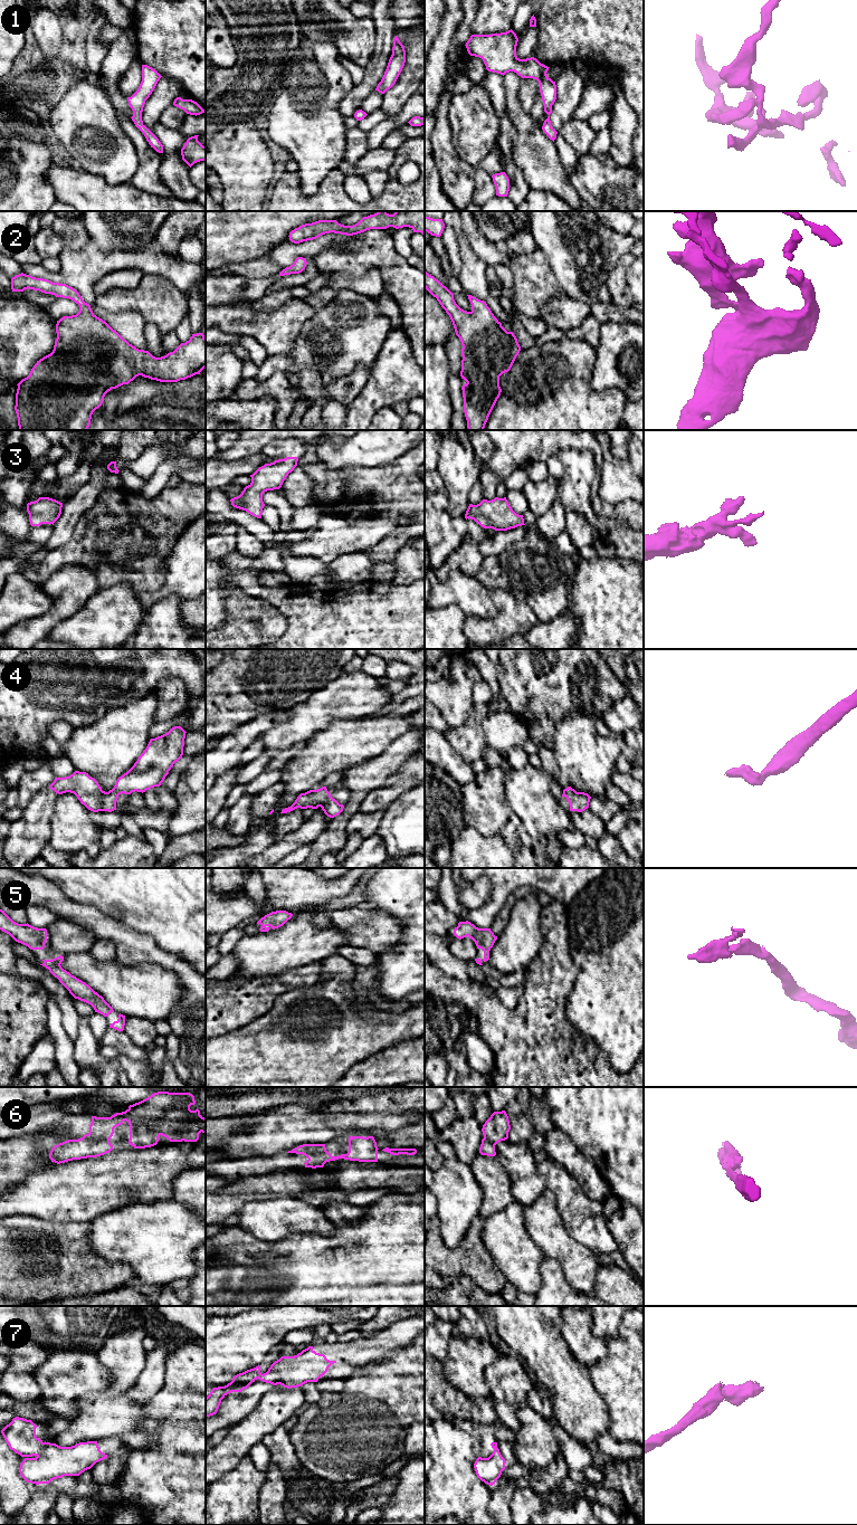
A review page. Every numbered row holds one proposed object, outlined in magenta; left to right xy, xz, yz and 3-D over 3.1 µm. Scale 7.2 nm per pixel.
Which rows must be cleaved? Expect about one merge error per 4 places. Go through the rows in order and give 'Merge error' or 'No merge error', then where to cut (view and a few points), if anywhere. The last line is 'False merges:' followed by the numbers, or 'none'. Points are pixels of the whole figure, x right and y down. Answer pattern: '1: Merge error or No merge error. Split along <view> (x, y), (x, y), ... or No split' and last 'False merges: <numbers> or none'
1: No merge error. No split
2: No merge error. No split
3: No merge error. No split
4: No merge error. No split
5: No merge error. No split
6: No merge error. No split
7: Merge error. Split along xy (50, 1444), (37, 1456)
False merges: 7

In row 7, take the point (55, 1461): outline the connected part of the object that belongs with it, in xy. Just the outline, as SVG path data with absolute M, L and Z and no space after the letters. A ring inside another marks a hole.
M97 1441L79 1442L72 1447L50 1443L36 1458L25 1458L19 1472L27 1483L49 1484L64 1476L79 1476L106 1458Z

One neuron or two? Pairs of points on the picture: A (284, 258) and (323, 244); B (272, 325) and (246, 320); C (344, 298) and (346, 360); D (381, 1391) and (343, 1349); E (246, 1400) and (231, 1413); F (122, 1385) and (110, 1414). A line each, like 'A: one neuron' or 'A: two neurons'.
A: one neuron
B: one neuron
C: one neuron
D: two neurons
E: one neuron
F: two neurons

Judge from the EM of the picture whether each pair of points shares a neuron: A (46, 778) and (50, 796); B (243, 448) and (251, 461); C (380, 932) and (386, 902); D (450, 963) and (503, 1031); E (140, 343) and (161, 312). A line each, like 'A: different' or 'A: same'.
A: different
B: different
C: different
D: different
E: different

